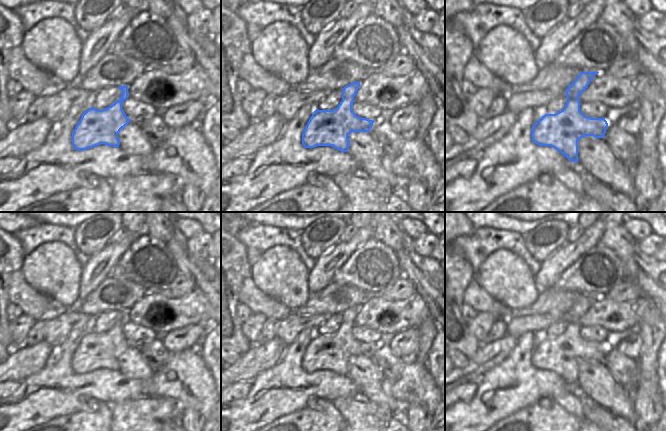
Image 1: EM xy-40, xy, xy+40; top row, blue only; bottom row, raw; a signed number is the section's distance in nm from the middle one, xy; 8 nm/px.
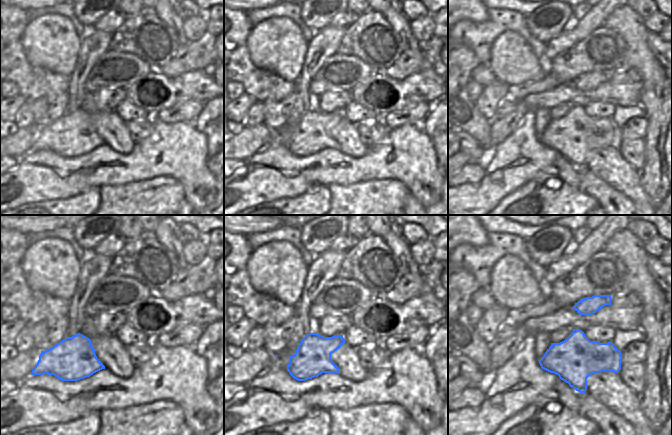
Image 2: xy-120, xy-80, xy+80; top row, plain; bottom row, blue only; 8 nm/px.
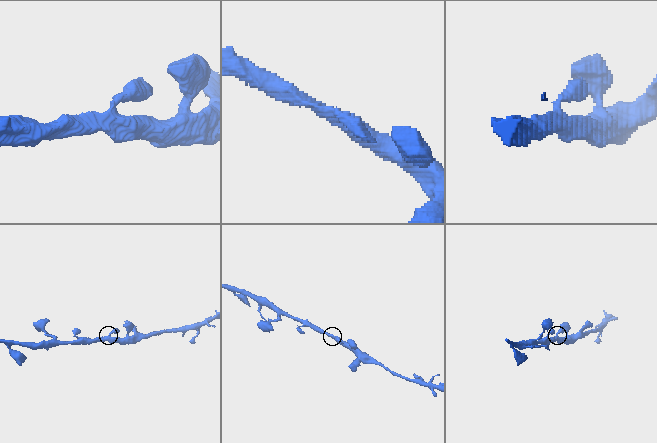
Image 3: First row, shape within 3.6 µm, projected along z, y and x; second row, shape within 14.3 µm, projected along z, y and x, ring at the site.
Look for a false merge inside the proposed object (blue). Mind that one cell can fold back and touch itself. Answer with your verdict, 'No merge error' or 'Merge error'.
No merge error.

